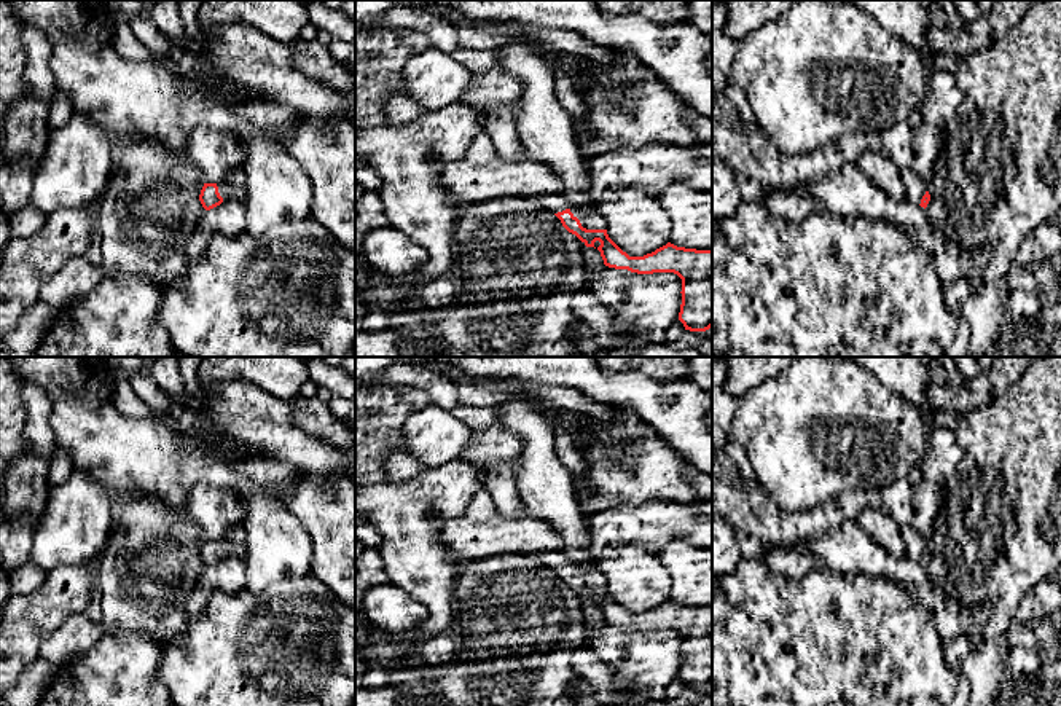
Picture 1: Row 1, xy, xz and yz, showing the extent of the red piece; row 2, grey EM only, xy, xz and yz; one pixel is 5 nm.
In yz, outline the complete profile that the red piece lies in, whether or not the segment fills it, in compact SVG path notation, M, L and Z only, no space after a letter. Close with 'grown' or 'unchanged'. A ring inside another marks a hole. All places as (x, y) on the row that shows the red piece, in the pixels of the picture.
M900 169L900 175L905 185L906 199L926 209L930 201L930 194L927 191L927 180L919 177L911 169Z | grown

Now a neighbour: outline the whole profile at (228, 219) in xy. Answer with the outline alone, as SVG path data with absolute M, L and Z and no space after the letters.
M226 199L220 206L206 210L186 242L188 261L199 260L206 244L213 234L237 236L247 231L245 207L239 201Z

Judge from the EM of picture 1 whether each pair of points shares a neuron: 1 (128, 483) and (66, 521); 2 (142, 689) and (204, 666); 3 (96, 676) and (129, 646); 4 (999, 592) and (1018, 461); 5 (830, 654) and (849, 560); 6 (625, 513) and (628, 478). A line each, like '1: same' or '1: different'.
1: different
2: different
3: same
4: same
5: different
6: different

